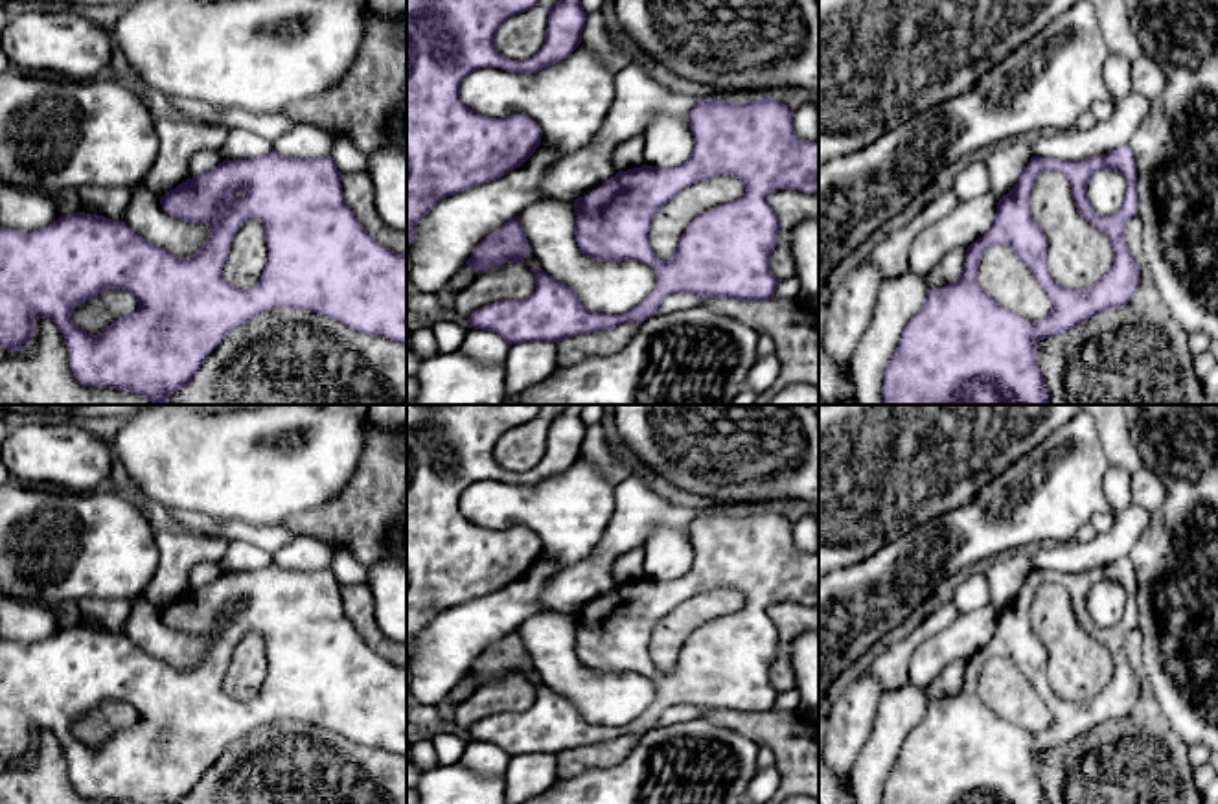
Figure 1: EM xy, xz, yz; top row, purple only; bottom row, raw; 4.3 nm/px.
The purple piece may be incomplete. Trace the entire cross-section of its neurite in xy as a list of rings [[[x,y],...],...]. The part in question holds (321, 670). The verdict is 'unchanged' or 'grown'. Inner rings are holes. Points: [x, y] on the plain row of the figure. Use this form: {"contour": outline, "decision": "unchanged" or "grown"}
{"contour": [[[272,561],[248,572],[223,572],[210,585],[188,591],[167,603],[160,616],[175,631],[212,640],[193,668],[178,670],[138,648],[125,633],[85,624],[61,627],[35,644],[0,638],[0,758],[7,765],[26,762],[35,749],[37,734],[48,730],[63,745],[70,780],[81,797],[125,804],[178,804],[190,797],[226,747],[276,719],[313,723],[359,745],[407,756],[407,668],[392,664],[364,642],[346,614],[340,583],[331,569],[305,572]],[[248,631],[258,631],[265,640],[269,675],[254,699],[237,701],[224,692],[223,681],[234,648]],[[109,701],[129,703],[138,721],[112,734],[103,745],[90,747],[72,732],[72,725]]], "decision": "unchanged"}

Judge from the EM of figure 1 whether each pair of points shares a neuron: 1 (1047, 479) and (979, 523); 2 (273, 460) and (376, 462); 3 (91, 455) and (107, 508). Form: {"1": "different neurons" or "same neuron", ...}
{"1": "same neuron", "2": "different neurons", "3": "different neurons"}

